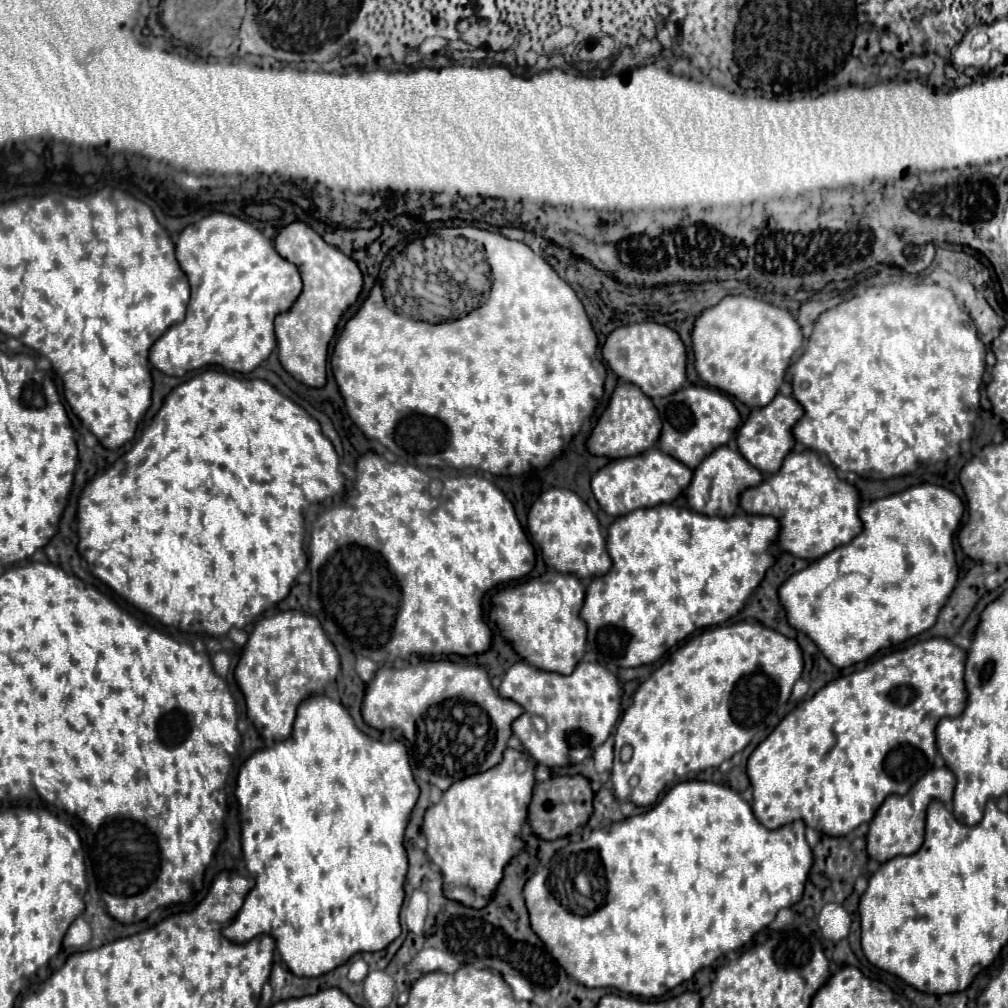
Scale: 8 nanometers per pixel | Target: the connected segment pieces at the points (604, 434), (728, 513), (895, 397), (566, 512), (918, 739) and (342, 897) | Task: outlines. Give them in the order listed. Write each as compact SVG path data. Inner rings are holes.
M622 383L614 389L606 411L598 419L598 425L594 427L588 439L588 451L610 459L620 459L624 455L640 455L640 451L648 451L648 447L658 445L660 431L662 431L662 423L652 399L648 399L640 391L640 387L632 383Z
M728 445L718 447L712 455L708 455L696 469L692 483L686 489L688 503L694 511L702 515L712 515L712 517L722 517L728 519L732 517L738 507L740 507L740 495L748 487L756 487L756 483L762 483L762 473L752 467L736 449L730 449Z
M884 285L884 287L870 287L864 295L852 297L850 301L840 303L838 307L822 313L814 323L814 333L806 343L804 353L792 363L792 387L796 401L804 407L804 417L794 425L794 437L804 443L808 449L818 453L826 453L828 459L842 471L854 471L858 475L868 475L882 478L908 475L922 465L932 465L938 461L948 461L960 453L960 443L970 439L974 429L972 423L978 419L980 409L980 387L982 377L986 371L986 345L982 343L978 329L964 307L956 301L950 289L940 285Z
M568 489L544 491L528 513L528 531L530 531L532 539L536 541L536 545L542 549L546 565L560 573L572 573L580 579L594 579L596 575L604 575L604 571L608 571L608 567L612 567L612 559L606 551L604 535L600 531L600 523L598 523L596 515L590 511L590 507L574 491L568 491Z
M932 637L926 641L916 641L904 649L892 651L888 655L882 655L876 661L868 663L866 669L856 671L856 673L846 675L846 677L840 677L840 679L828 683L826 687L822 687L812 699L802 701L792 713L788 713L778 723L778 727L754 749L754 753L748 759L748 777L750 777L752 789L754 789L752 809L754 809L756 819L770 831L780 829L780 827L784 827L796 819L804 819L804 823L808 827L812 827L824 835L830 835L830 837L844 837L844 835L852 833L858 825L870 823L888 795L894 795L894 793L906 795L912 789L912 783L916 783L916 779L920 779L920 775L924 775L924 771L934 769L934 759L938 755L938 749L936 749L936 725L938 725L938 721L942 717L958 717L958 715L962 715L962 711L966 707L968 693L966 693L966 683L964 683L964 665L966 665L964 661L966 661L966 653L958 645L954 645L946 637Z
M314 695L298 707L292 735L286 741L280 741L270 749L256 751L242 765L238 773L236 797L238 797L240 815L242 815L242 853L244 853L246 869L254 877L256 885L246 895L246 901L240 913L236 915L236 919L222 931L226 939L230 939L232 943L248 943L256 935L270 935L276 939L276 947L282 955L282 961L296 977L320 977L344 965L356 953L374 953L374 951L386 949L402 933L400 907L406 897L404 883L406 883L406 873L408 873L408 853L404 847L404 831L406 831L410 813L420 797L420 789L414 781L404 743L400 741L382 743L364 735L354 725L354 719L340 703L336 703L328 695Z

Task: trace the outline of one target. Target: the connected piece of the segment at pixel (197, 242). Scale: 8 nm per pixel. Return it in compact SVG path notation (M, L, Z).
M214 213L188 225L176 243L176 259L190 281L192 297L186 319L172 325L152 345L152 367L174 377L208 365L252 373L276 347L276 315L286 313L300 297L298 269L282 259L272 241L254 225L226 213Z

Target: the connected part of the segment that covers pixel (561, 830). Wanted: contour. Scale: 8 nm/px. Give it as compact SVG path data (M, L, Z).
M554 775L546 783L538 783L534 789L534 797L528 809L528 819L534 829L534 833L542 839L558 839L574 833L578 827L586 825L594 807L592 807L594 791L590 787L590 781L582 775Z

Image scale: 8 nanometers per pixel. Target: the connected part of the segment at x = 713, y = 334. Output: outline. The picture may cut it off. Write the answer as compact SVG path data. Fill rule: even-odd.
M730 295L696 319L692 331L694 365L700 379L710 387L736 397L752 409L766 407L780 391L802 341L802 329L786 309L760 299Z

